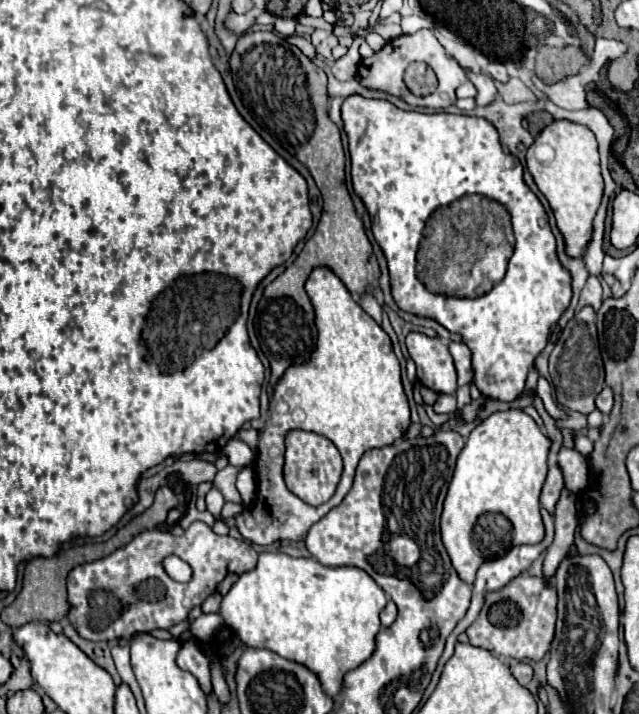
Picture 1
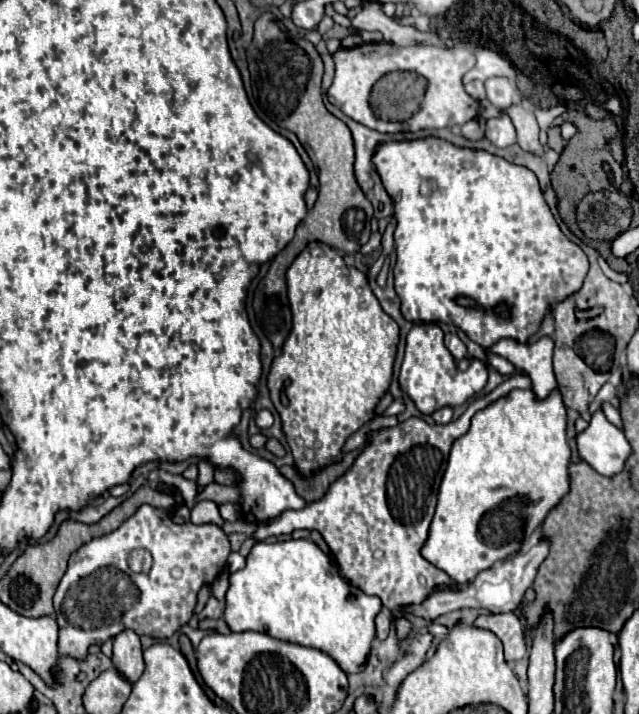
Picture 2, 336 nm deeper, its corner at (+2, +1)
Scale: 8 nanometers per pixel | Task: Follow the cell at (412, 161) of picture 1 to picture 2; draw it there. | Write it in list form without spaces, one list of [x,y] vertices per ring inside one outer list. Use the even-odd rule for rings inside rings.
[[[432,136],[412,142],[380,144],[374,154],[374,166],[394,202],[398,220],[394,232],[398,254],[394,284],[402,316],[408,322],[452,322],[480,346],[492,346],[502,338],[526,342],[538,332],[540,322],[552,304],[558,302],[558,298],[566,298],[566,294],[574,294],[574,290],[582,286],[588,258],[580,246],[560,232],[532,170],[514,166],[484,150],[456,148],[454,144]],[[460,294],[474,298],[476,308],[458,306],[456,296]],[[498,302],[510,304],[508,320],[502,320],[492,312]]]

